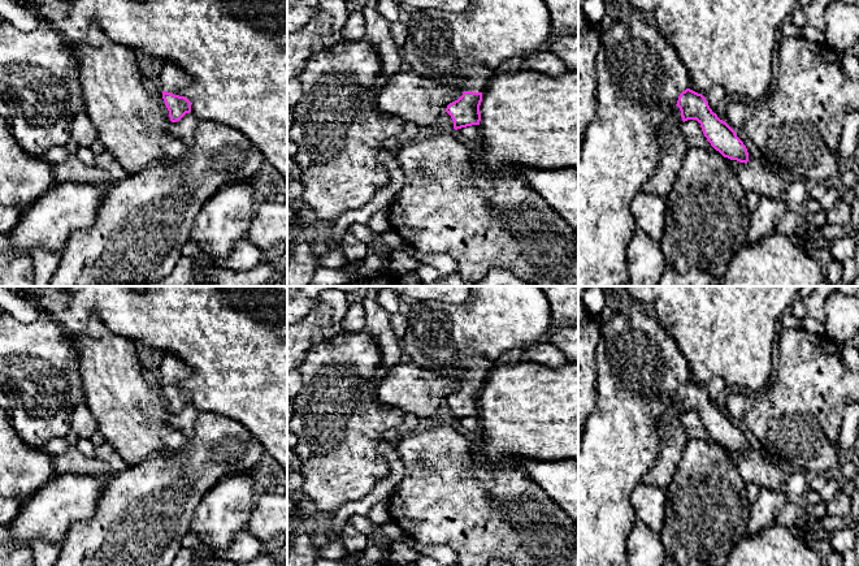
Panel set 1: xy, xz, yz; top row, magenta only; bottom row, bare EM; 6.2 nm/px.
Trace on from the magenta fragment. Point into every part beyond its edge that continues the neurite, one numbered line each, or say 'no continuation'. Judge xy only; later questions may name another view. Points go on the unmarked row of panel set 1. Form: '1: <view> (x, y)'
1: xy (173, 370)

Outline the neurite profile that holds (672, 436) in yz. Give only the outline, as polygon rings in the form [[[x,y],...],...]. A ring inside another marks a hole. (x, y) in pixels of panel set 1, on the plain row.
[[[676,397],[658,422],[659,451],[656,462],[646,472],[641,483],[667,489],[677,470],[682,449],[689,441],[687,433],[681,424],[681,402]]]

